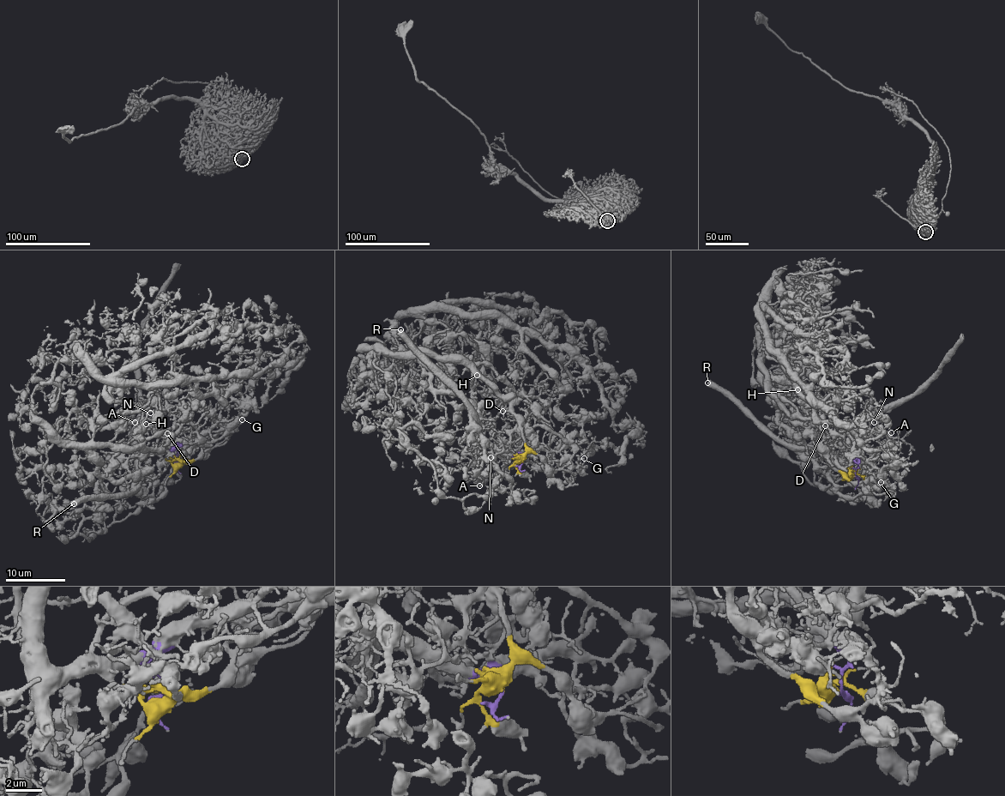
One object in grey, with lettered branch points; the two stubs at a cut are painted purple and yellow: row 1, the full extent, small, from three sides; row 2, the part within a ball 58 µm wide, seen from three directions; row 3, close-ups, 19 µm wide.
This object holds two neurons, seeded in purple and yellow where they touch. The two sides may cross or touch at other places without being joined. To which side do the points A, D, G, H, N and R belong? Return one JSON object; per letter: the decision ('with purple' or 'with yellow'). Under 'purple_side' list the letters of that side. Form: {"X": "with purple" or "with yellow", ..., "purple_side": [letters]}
{"A": "with purple", "D": "with yellow", "G": "with yellow", "H": "with yellow", "N": "with purple", "R": "with purple", "purple_side": ["A", "N", "R"]}

